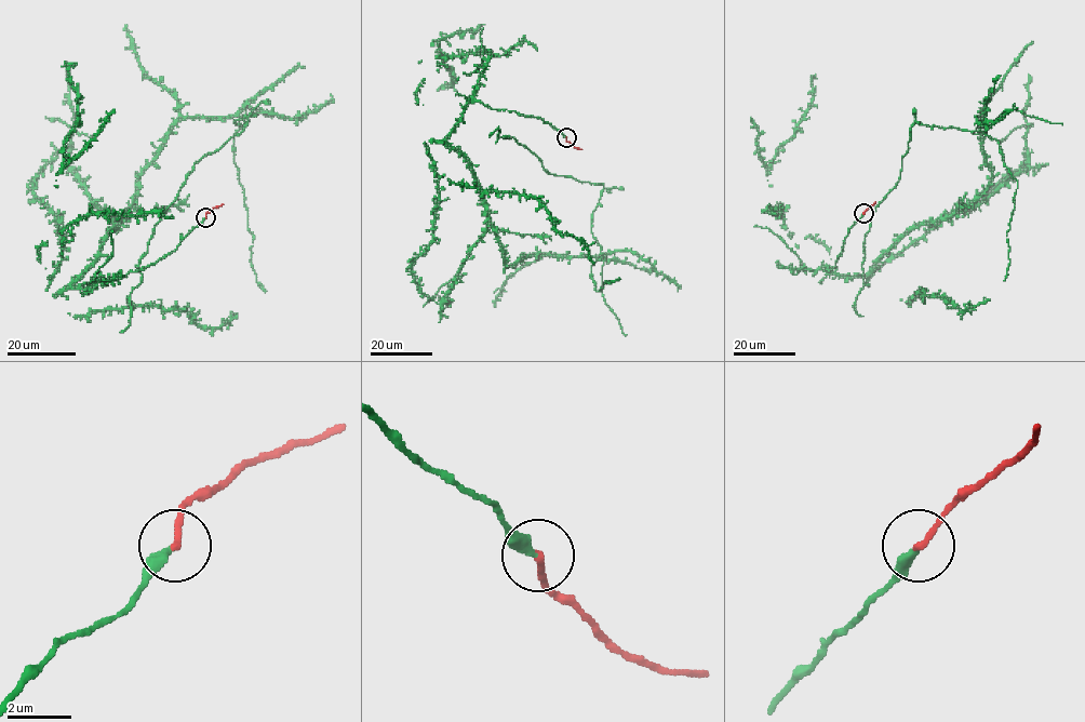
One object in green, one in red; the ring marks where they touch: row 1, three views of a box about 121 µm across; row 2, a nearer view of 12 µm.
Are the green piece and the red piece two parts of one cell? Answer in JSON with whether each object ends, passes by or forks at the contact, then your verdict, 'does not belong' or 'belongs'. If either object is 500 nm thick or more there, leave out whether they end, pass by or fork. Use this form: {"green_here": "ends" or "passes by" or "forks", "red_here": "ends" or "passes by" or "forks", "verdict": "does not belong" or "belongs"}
{"green_here": "ends", "red_here": "ends", "verdict": "belongs"}

